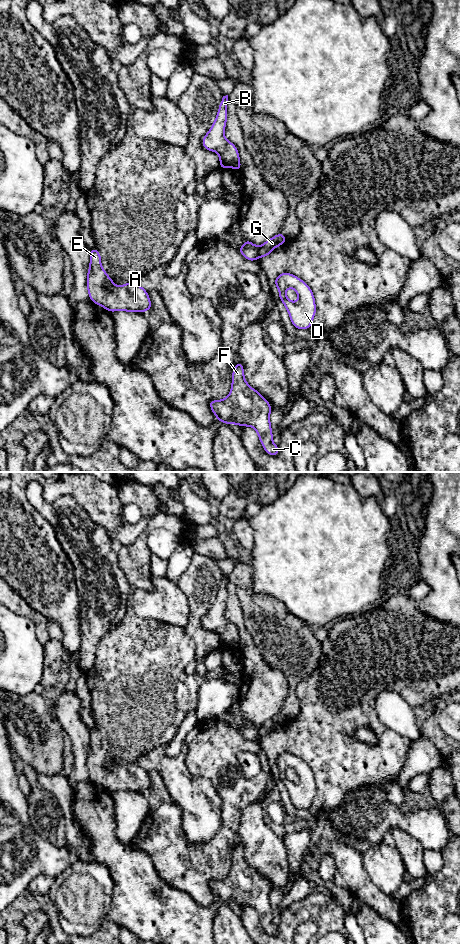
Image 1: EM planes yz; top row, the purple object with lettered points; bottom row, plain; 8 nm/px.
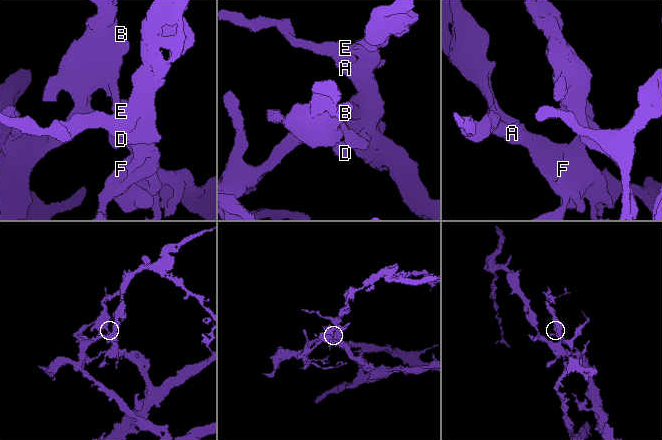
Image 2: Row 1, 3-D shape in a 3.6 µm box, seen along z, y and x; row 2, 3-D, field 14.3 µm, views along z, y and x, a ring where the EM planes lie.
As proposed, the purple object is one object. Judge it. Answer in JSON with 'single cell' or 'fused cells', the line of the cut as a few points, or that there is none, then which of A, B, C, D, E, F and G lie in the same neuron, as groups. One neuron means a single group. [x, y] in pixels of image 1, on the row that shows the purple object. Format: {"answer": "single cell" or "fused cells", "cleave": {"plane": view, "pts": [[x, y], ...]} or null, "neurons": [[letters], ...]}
{"answer": "fused cells", "cleave": {"plane": "yz", "pts": [[260, 246], [258, 257]]}, "neurons": [["A", "C", "D", "E", "F", "G"], ["B"]]}

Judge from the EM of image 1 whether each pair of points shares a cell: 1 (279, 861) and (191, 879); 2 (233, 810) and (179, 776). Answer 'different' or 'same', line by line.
1: different
2: different

